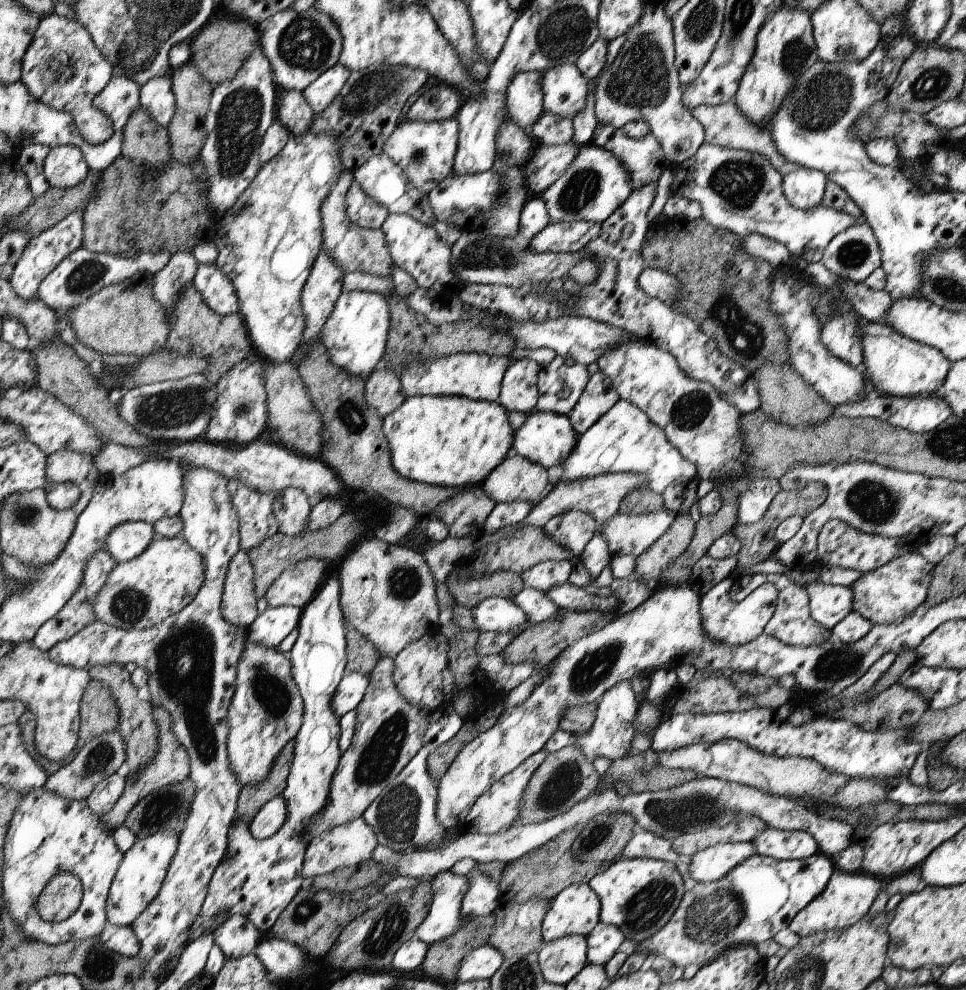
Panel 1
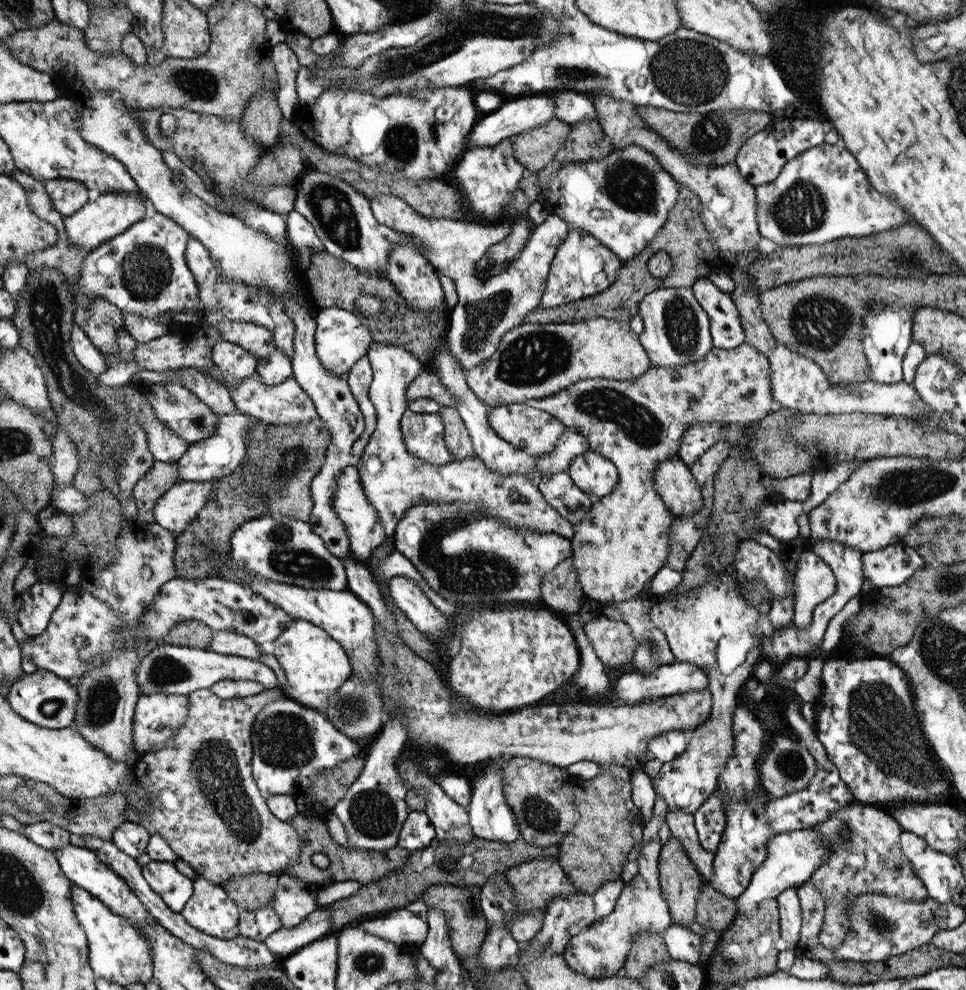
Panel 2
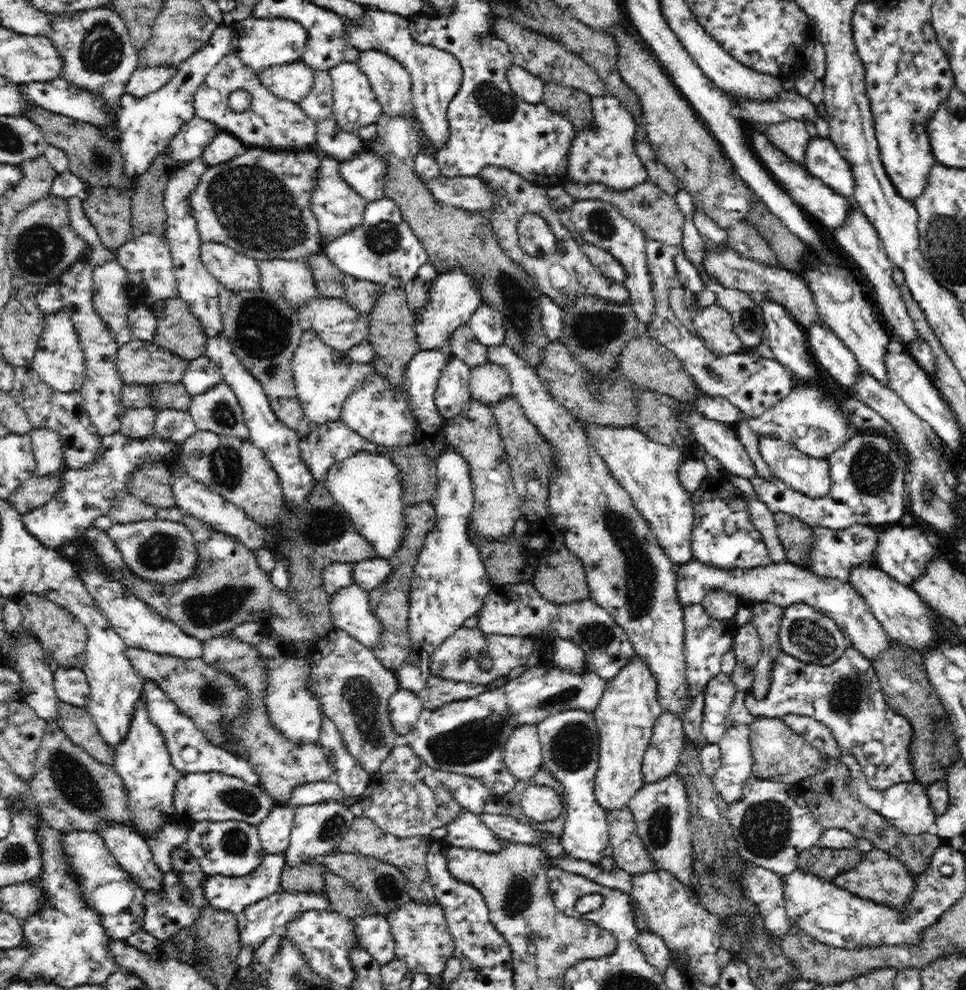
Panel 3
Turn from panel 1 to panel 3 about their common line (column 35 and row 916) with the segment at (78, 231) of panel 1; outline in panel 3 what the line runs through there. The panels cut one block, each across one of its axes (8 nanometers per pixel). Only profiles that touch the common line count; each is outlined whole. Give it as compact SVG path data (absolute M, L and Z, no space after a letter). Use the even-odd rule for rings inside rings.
M286 890L276 892L268 898L264 898L261 902L256 902L256 905L251 905L244 913L237 916L240 948L248 945L257 949L269 936L281 935L282 929L287 925L288 920L297 919L307 911L320 910L333 911L331 902L323 894L286 892Z

